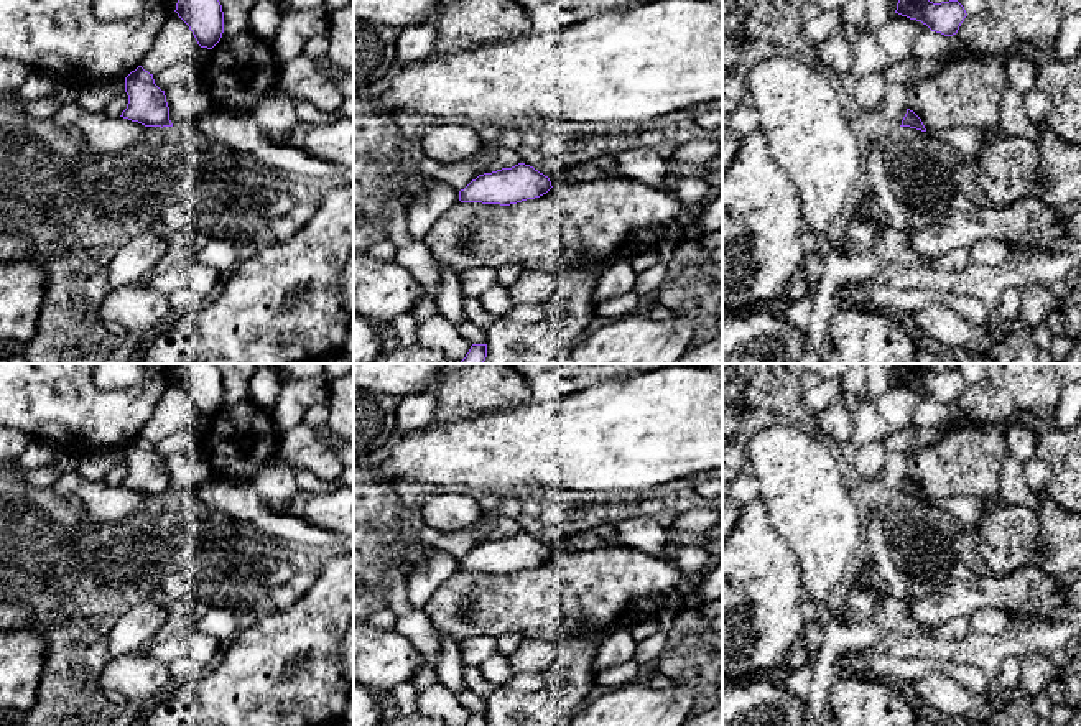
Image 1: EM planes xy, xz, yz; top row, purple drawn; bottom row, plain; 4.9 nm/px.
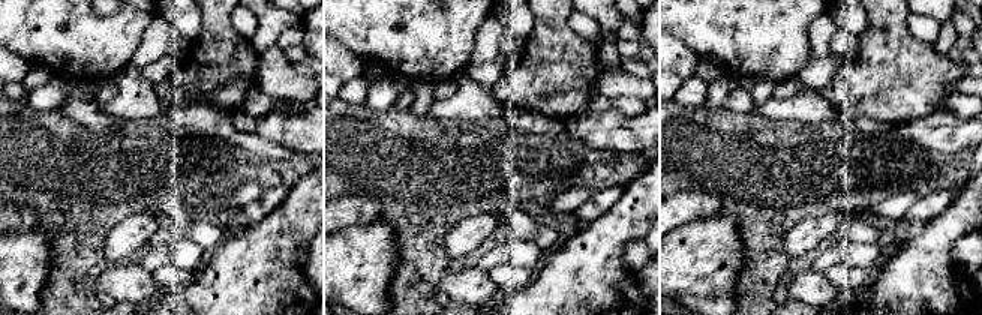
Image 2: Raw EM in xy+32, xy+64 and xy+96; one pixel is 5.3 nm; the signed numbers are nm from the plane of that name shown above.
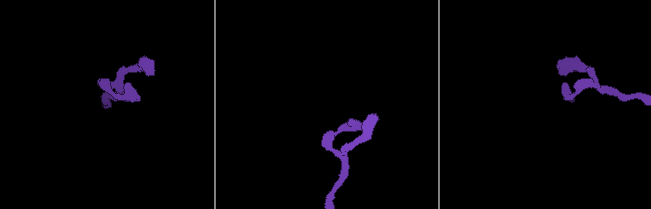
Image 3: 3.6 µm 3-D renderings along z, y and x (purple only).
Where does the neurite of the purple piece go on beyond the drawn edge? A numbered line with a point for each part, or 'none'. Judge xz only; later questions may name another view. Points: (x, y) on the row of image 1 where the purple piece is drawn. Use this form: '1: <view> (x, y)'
none

